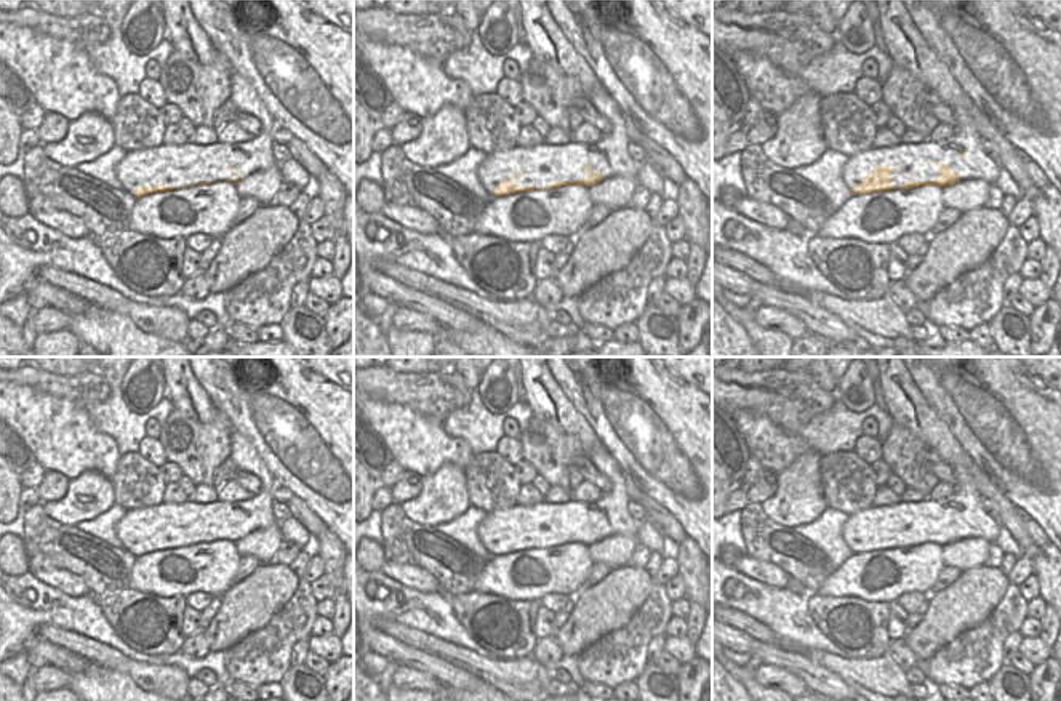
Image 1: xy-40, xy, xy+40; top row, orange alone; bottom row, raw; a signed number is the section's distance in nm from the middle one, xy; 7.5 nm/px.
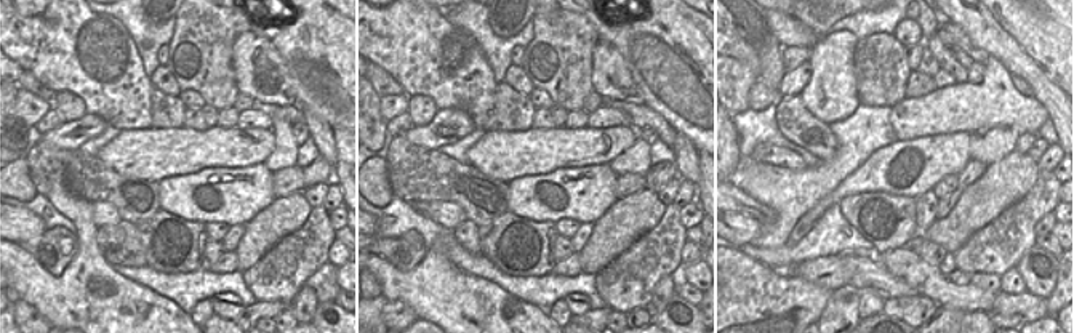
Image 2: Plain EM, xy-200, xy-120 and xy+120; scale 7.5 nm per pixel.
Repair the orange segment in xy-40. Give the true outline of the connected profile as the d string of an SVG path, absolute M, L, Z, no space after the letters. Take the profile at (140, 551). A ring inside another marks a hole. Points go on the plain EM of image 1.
M240 538L195 541L189 546L157 543L134 547L134 570L150 571L152 579L166 571L170 579L184 584L198 584L213 597L221 597L235 584L242 557L235 549Z

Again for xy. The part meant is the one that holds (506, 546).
M586 522L581 527L587 528L586 538L554 539L544 546L514 544L512 539L522 530L514 531L509 539L501 539L493 547L485 570L486 573L509 571L515 578L526 571L531 579L554 583L559 586L557 592L575 597L581 592L594 565L587 546L600 541L600 531L592 531Z

